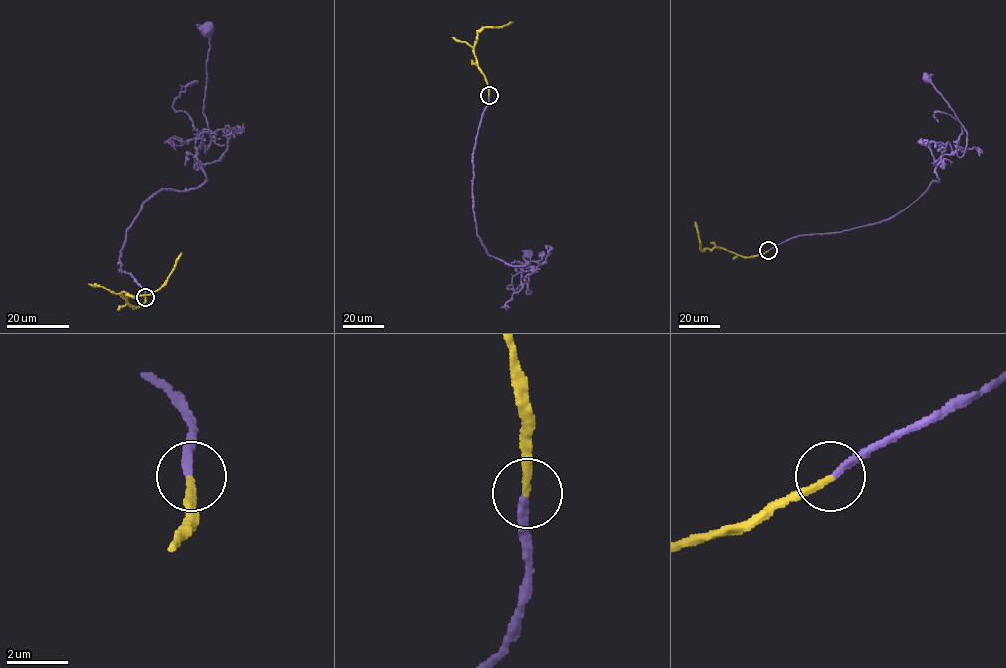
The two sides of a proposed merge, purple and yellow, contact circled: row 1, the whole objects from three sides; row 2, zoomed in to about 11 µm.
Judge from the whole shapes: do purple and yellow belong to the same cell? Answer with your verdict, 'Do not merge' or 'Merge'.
Merge

